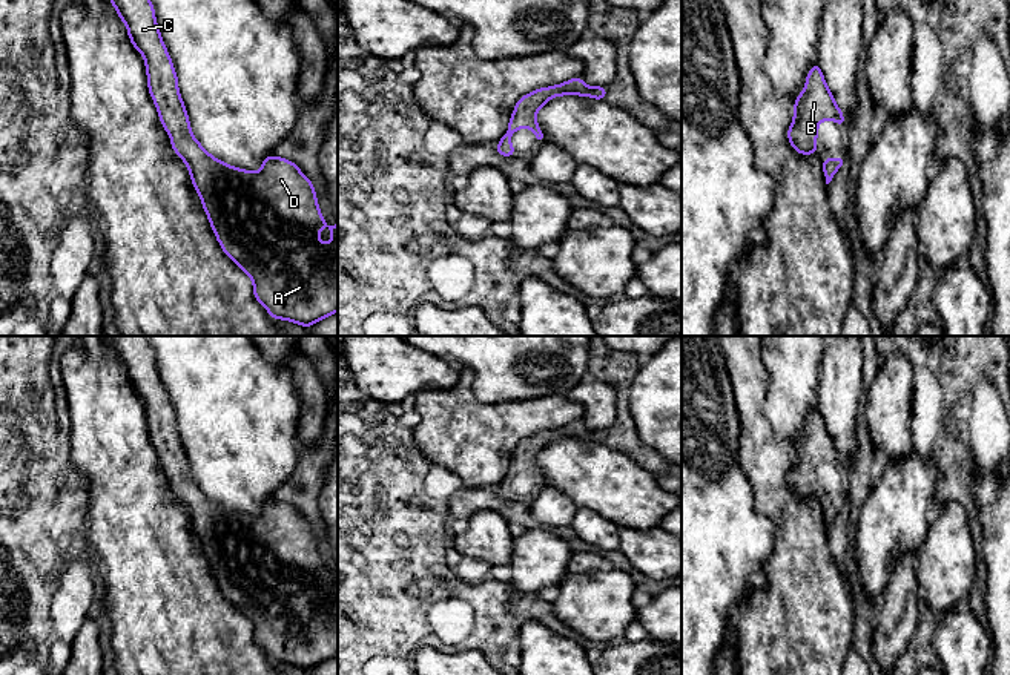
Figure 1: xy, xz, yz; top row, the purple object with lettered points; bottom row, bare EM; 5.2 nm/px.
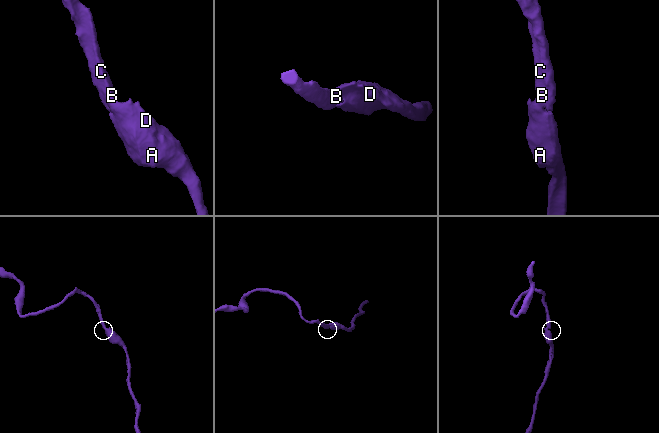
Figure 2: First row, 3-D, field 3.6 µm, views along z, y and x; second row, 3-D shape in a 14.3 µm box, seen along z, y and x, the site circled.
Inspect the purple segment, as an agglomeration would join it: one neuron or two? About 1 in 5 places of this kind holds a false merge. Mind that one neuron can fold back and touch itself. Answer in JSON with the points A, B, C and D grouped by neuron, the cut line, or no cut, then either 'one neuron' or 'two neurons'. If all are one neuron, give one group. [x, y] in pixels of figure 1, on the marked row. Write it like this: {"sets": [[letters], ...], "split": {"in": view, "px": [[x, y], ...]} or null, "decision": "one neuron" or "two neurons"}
{"sets": [["A", "B", "C", "D"]], "split": null, "decision": "one neuron"}

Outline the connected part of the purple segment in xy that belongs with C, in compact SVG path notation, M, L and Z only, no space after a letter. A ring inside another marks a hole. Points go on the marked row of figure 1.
M111 0L120 20L127 26L129 40L141 52L147 87L157 106L160 121L170 135L175 153L186 163L192 184L198 192L204 212L223 252L253 281L253 295L273 319L284 319L304 328L338 311L338 224L328 226L322 218L312 181L298 166L276 155L266 156L259 172L229 166L212 156L192 135L190 121L178 91L178 77L163 43L155 9L150 0ZM322 227L332 232L332 242L318 238Z

